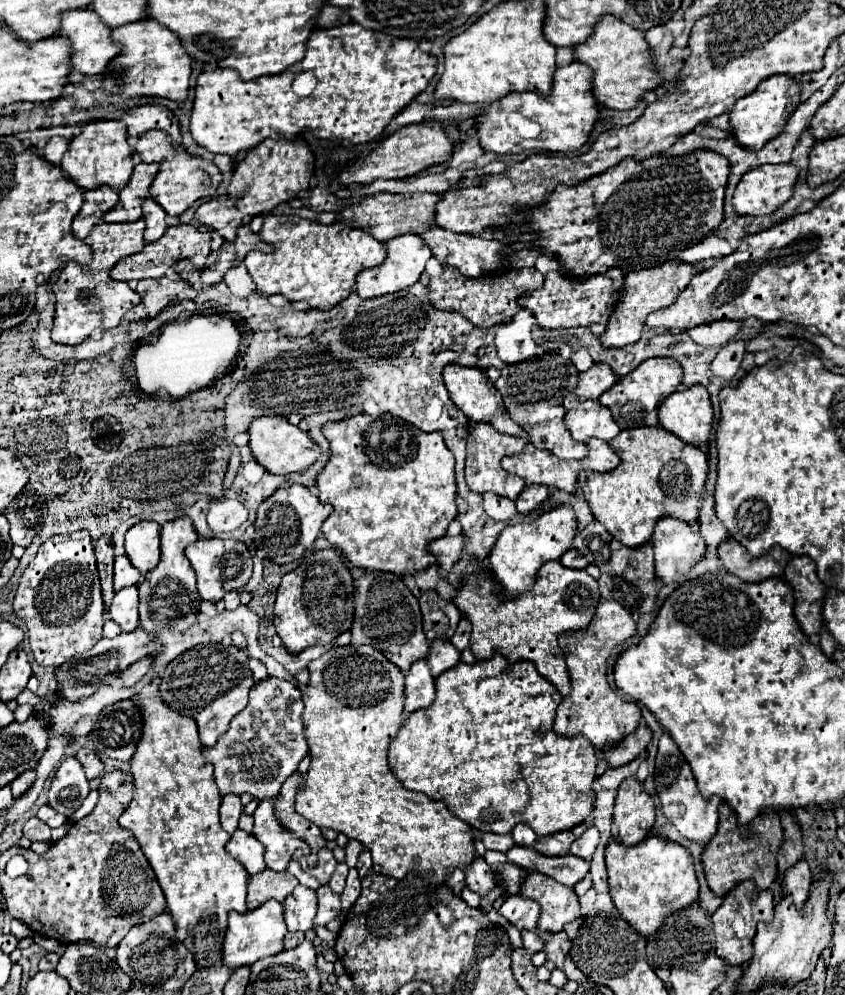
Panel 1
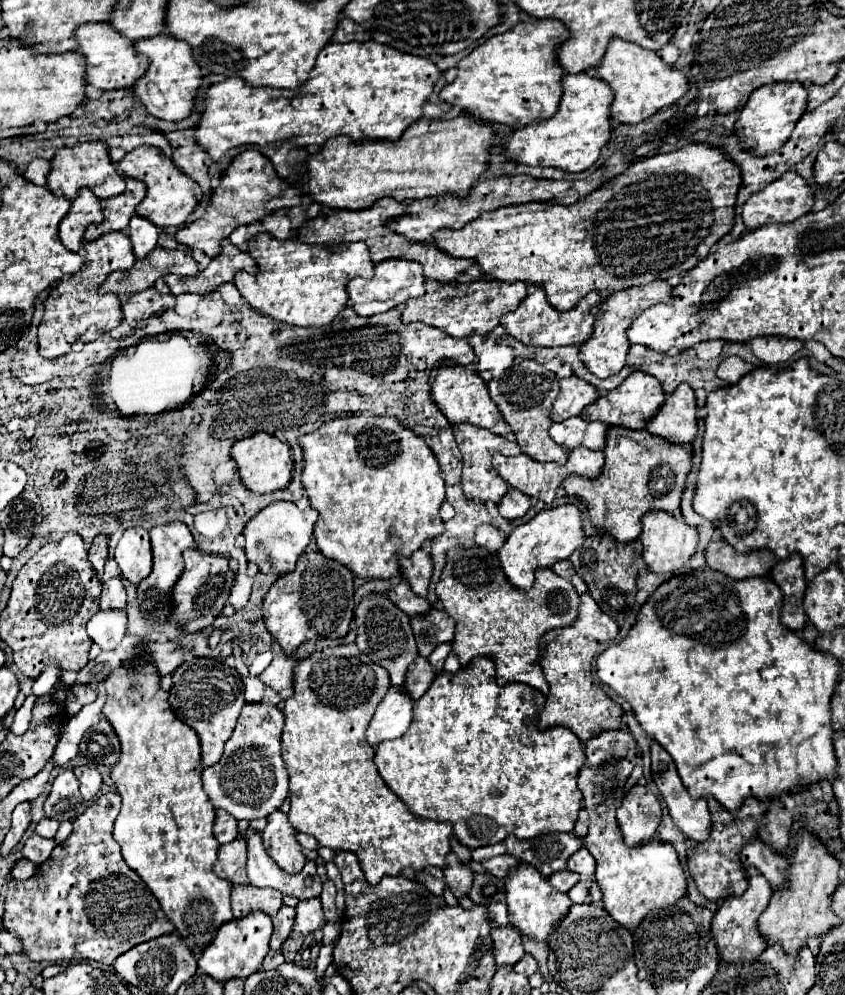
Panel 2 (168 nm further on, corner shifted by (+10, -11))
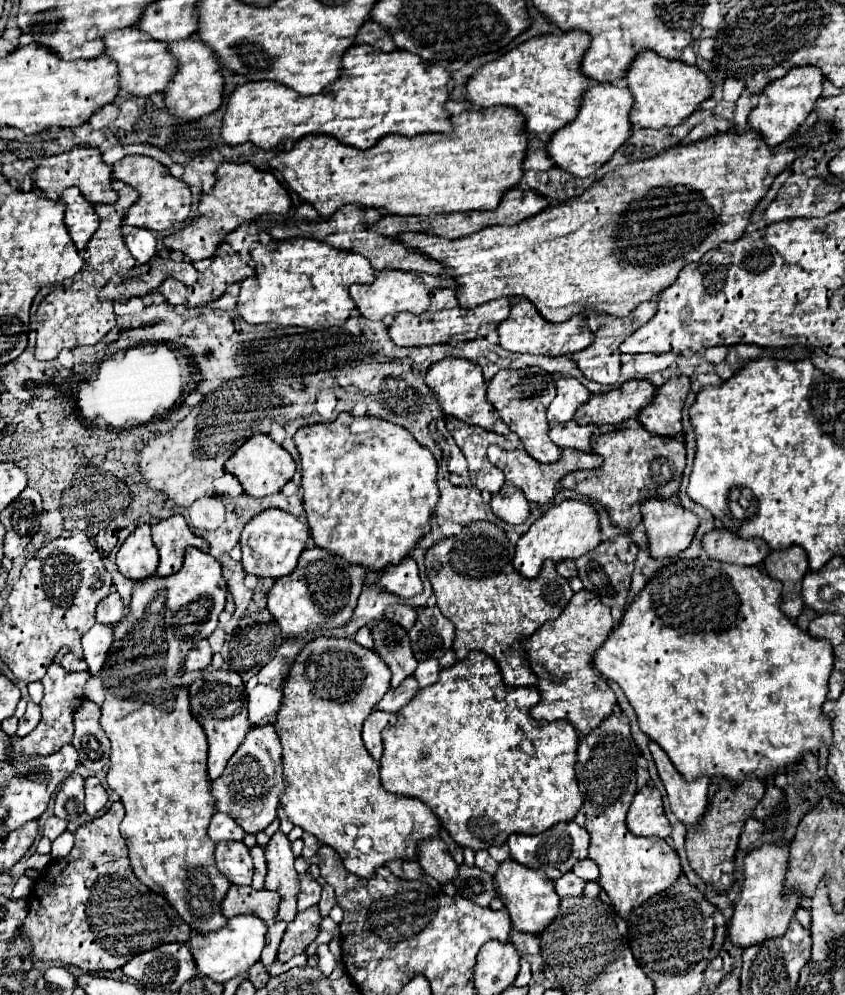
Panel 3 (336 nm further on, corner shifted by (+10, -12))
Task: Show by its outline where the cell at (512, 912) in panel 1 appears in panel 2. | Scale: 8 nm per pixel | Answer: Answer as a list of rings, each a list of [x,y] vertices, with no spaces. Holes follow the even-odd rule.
[[[504,925],[504,927],[494,927],[492,929],[492,941],[494,941],[494,957],[498,965],[514,965],[524,957],[524,947],[522,947],[522,935],[514,925]]]

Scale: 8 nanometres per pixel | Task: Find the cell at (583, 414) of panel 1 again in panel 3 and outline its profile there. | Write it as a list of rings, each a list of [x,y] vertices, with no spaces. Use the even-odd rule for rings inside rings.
[[[574,420],[568,424],[556,424],[550,428],[550,440],[558,448],[576,448],[580,452],[590,452],[590,436],[596,426],[578,426]]]

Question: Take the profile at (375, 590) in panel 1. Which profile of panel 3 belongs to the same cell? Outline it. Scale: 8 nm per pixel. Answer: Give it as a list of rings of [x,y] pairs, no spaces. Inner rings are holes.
[[[380,620],[374,628],[372,628],[372,636],[374,636],[374,652],[380,654],[384,658],[384,662],[390,666],[392,670],[392,682],[390,686],[396,688],[402,684],[404,678],[412,676],[418,662],[410,650],[410,638],[408,632],[400,626],[396,626],[394,622],[388,620]]]

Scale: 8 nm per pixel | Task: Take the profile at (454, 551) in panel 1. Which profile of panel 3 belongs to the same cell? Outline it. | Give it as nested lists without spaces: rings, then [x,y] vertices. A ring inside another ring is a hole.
[[[406,556],[398,566],[386,566],[378,580],[378,588],[388,594],[412,598],[422,592],[422,580],[414,558]]]

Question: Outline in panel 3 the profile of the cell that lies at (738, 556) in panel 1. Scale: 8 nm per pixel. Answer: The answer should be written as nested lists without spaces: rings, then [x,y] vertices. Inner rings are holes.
[[[714,528],[702,536],[702,548],[712,560],[728,564],[762,566],[770,546],[762,538],[738,538],[726,528]]]

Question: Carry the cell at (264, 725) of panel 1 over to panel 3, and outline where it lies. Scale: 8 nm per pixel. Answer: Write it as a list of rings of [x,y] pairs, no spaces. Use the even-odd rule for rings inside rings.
[[[272,724],[250,728],[246,740],[240,744],[236,754],[230,758],[224,774],[212,782],[212,796],[216,798],[218,812],[234,818],[234,822],[246,834],[258,834],[274,822],[280,796],[284,794],[282,778],[282,748]]]

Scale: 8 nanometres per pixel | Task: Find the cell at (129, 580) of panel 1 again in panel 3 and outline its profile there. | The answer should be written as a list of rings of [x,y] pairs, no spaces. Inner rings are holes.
[[[112,592],[108,598],[104,598],[96,608],[96,622],[104,626],[114,626],[122,618],[122,600],[118,592]]]

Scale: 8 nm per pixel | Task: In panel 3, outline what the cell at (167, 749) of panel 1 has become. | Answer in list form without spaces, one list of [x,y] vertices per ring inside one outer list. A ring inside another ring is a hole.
[[[188,548],[186,550],[186,556],[184,556],[184,566],[176,574],[170,574],[166,578],[148,576],[142,582],[136,582],[136,586],[132,590],[130,612],[124,616],[124,620],[120,620],[114,626],[114,642],[112,642],[112,646],[108,650],[108,656],[104,660],[104,666],[102,666],[100,674],[98,674],[102,678],[102,684],[104,684],[104,690],[106,690],[106,700],[102,704],[100,726],[102,726],[102,730],[106,732],[106,736],[110,738],[110,744],[112,744],[112,750],[110,750],[110,772],[106,776],[106,782],[108,782],[110,790],[114,790],[120,796],[120,800],[122,800],[122,804],[126,808],[126,816],[124,816],[124,820],[120,824],[120,834],[126,840],[134,874],[144,884],[148,884],[150,890],[162,894],[176,908],[176,912],[180,914],[180,918],[184,922],[188,922],[188,926],[192,926],[194,932],[200,932],[200,934],[212,932],[212,930],[220,930],[228,922],[220,914],[220,902],[222,902],[222,898],[224,898],[230,882],[228,882],[228,878],[224,878],[224,874],[218,872],[216,862],[214,862],[214,846],[216,844],[206,834],[208,824],[210,824],[210,818],[216,812],[216,802],[214,802],[212,794],[210,794],[210,782],[208,782],[208,776],[206,776],[208,742],[206,742],[204,728],[198,724],[198,720],[194,720],[194,716],[190,712],[190,698],[188,698],[190,688],[188,686],[180,686],[180,674],[182,674],[180,670],[184,668],[186,654],[194,648],[194,644],[198,640],[202,640],[202,638],[208,638],[214,632],[214,628],[218,626],[218,614],[224,610],[224,598],[226,598],[226,582],[222,578],[222,566],[220,566],[220,562],[214,560],[210,554],[204,554],[198,548]]]

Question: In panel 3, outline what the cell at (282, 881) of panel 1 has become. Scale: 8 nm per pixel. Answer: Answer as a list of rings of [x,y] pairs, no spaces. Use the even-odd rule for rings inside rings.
[[[232,884],[222,900],[222,914],[226,918],[238,914],[252,914],[262,918],[268,926],[274,924],[280,896],[270,890],[254,890],[252,886],[236,886]]]

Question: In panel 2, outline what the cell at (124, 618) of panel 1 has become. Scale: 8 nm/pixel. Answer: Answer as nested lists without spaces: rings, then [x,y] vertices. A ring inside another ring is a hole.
[[[108,609],[98,611],[86,625],[88,635],[94,643],[98,643],[104,651],[116,649],[120,641],[126,637],[126,611]]]

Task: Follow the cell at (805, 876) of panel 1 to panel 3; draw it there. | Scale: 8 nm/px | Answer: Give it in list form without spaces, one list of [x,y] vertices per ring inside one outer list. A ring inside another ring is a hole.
[[[748,818],[740,834],[740,848],[750,848],[752,844],[758,844],[762,834],[764,834],[764,824],[754,818]]]

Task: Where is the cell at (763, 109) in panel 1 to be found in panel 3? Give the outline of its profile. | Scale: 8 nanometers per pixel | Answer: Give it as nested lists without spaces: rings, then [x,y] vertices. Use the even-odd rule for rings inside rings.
[[[816,66],[792,68],[784,78],[770,82],[760,92],[758,104],[750,112],[750,128],[758,130],[764,142],[768,142],[768,146],[778,146],[788,138],[788,134],[792,134],[792,130],[798,130],[800,124],[814,110],[814,104],[822,94],[822,82],[824,82],[824,76]]]

